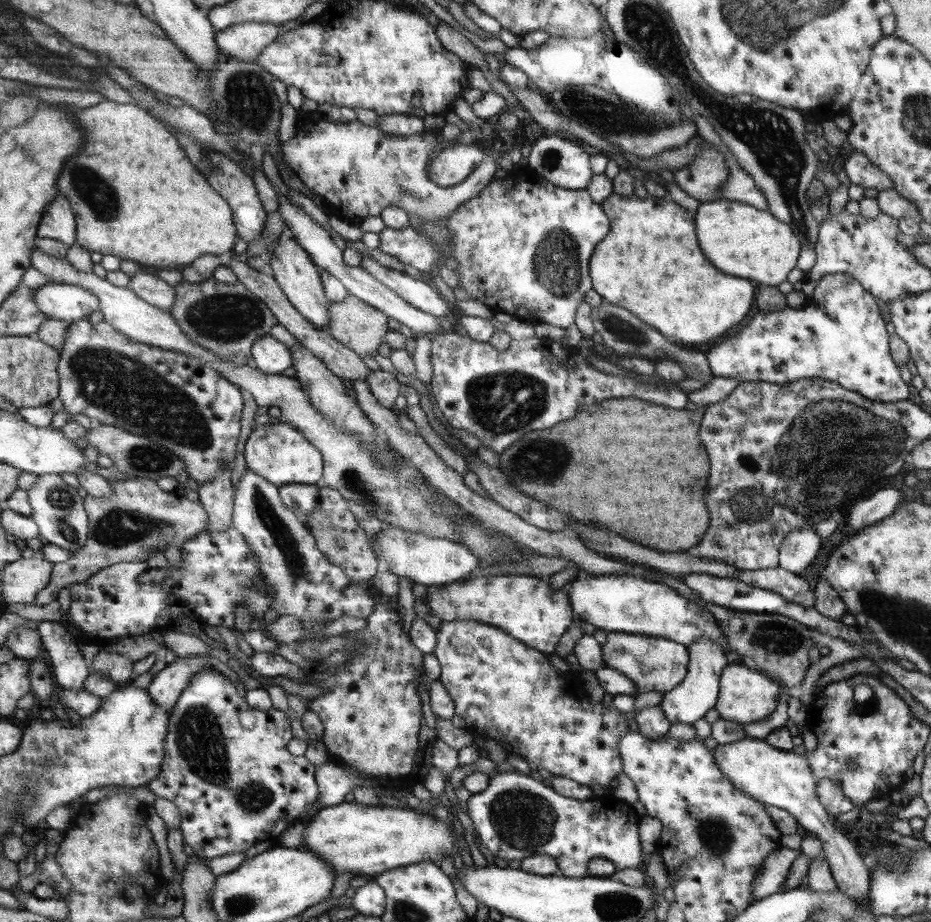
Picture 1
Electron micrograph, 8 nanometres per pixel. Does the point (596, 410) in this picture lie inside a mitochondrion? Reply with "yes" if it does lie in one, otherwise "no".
no

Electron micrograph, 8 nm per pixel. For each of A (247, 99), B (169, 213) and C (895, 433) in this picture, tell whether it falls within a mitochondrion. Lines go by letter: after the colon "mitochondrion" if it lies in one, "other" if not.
A: mitochondrion
B: other
C: mitochondrion

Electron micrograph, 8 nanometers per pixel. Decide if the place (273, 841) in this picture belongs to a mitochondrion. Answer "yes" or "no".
no

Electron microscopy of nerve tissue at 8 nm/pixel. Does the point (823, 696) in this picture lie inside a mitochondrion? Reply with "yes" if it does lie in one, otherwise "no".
no

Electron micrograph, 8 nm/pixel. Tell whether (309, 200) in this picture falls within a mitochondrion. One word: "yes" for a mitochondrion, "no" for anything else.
no

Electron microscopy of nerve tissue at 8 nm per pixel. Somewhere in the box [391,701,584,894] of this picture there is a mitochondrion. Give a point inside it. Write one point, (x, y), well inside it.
(525, 821)

